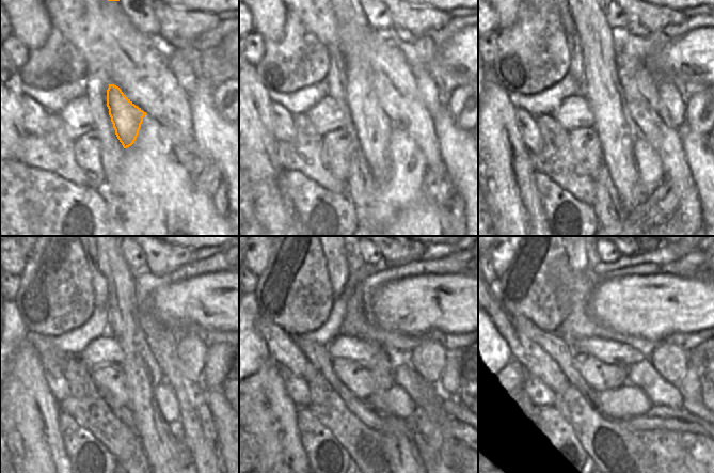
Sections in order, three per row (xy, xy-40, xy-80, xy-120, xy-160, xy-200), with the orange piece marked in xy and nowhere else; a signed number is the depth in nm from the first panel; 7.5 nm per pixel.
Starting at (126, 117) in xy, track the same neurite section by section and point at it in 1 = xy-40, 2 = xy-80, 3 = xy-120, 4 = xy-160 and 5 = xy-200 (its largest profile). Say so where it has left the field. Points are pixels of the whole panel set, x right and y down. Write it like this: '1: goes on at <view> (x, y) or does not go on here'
1: goes on at xy-40 (373, 126)
2: goes on at xy-80 (617, 131)
3: goes on at xy-120 (165, 453)
4: goes on at xy-160 (359, 321)
5: goes on at xy-200 (581, 324)

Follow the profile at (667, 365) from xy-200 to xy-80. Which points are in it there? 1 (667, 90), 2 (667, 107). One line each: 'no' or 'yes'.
1: yes
2: yes

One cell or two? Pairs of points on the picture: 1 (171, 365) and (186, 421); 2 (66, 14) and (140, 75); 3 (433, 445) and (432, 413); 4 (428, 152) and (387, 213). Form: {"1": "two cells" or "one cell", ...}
{"1": "one cell", "2": "one cell", "3": "one cell", "4": "two cells"}

